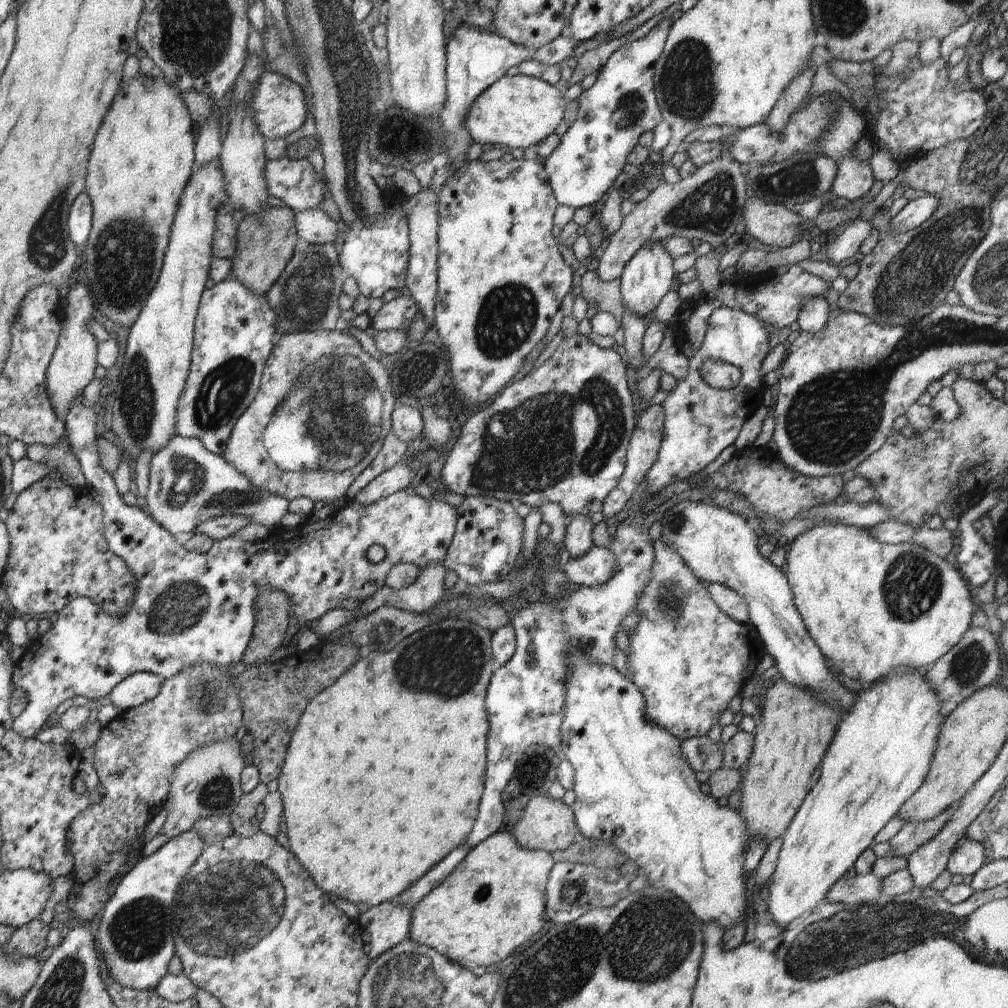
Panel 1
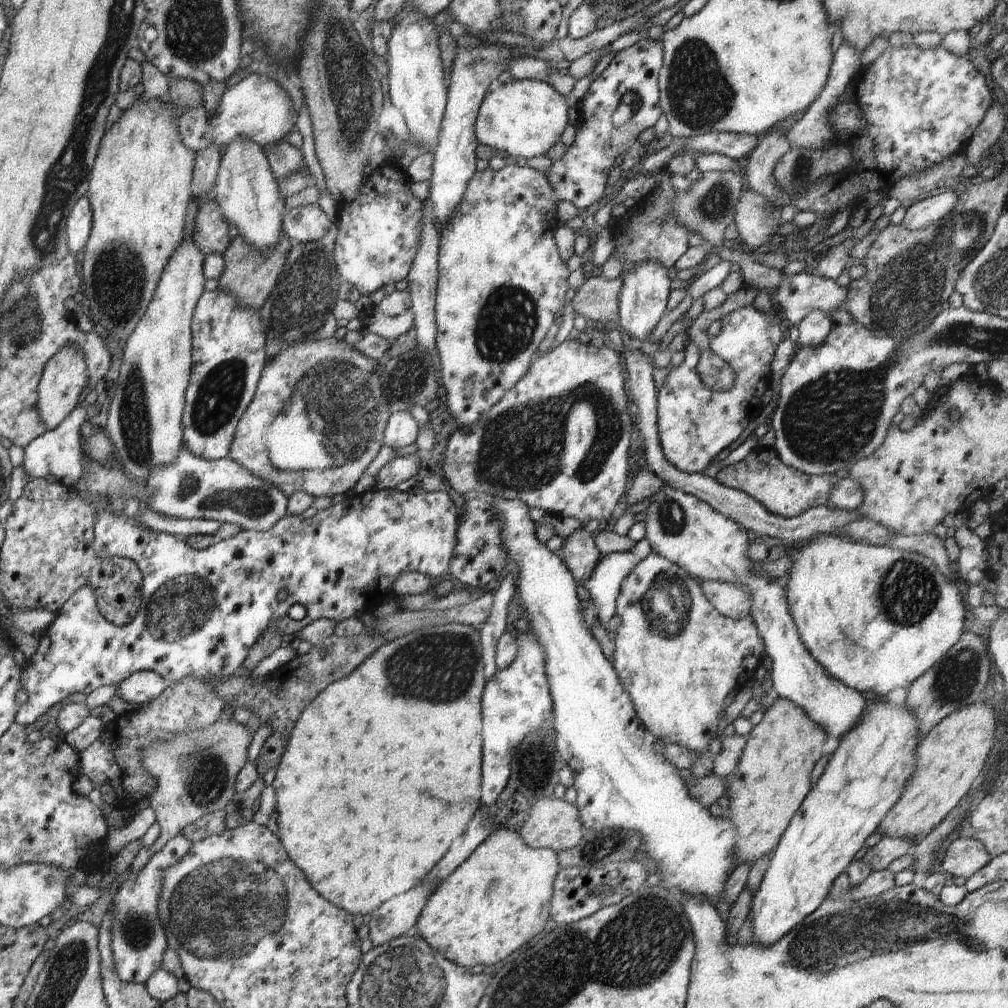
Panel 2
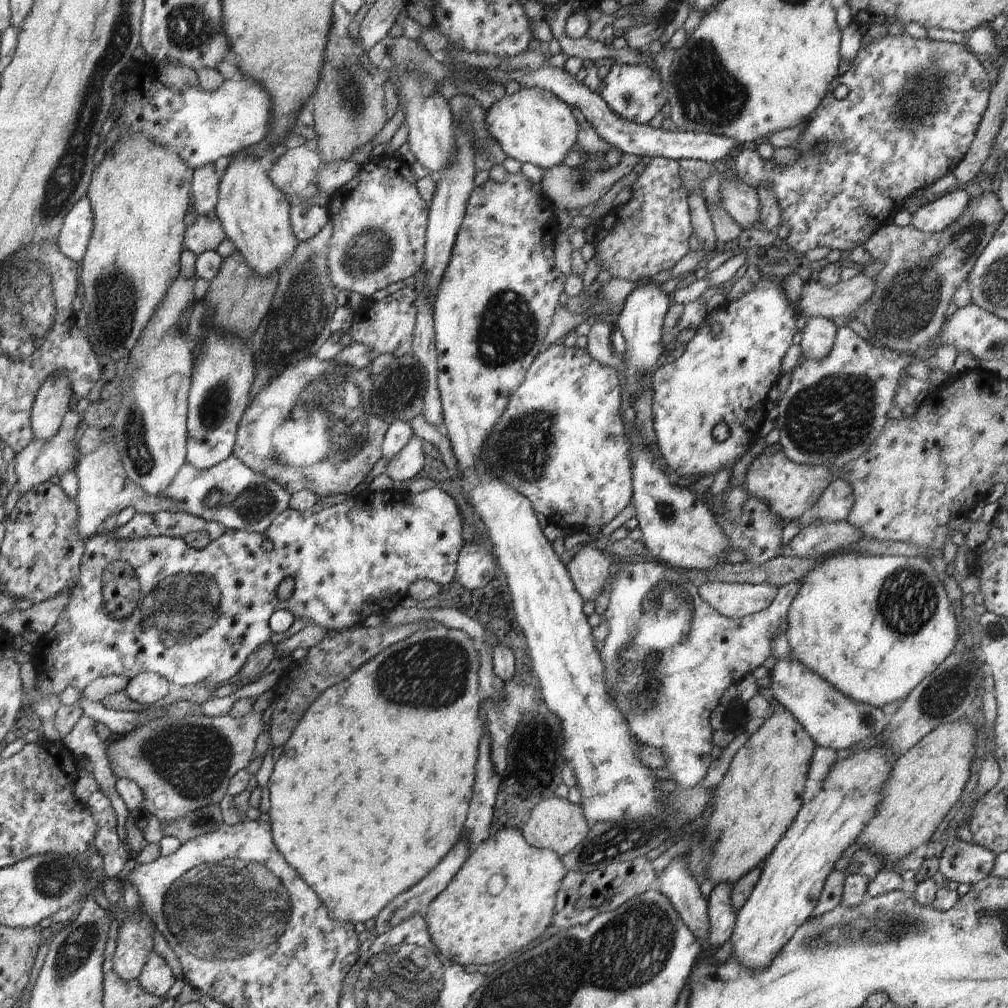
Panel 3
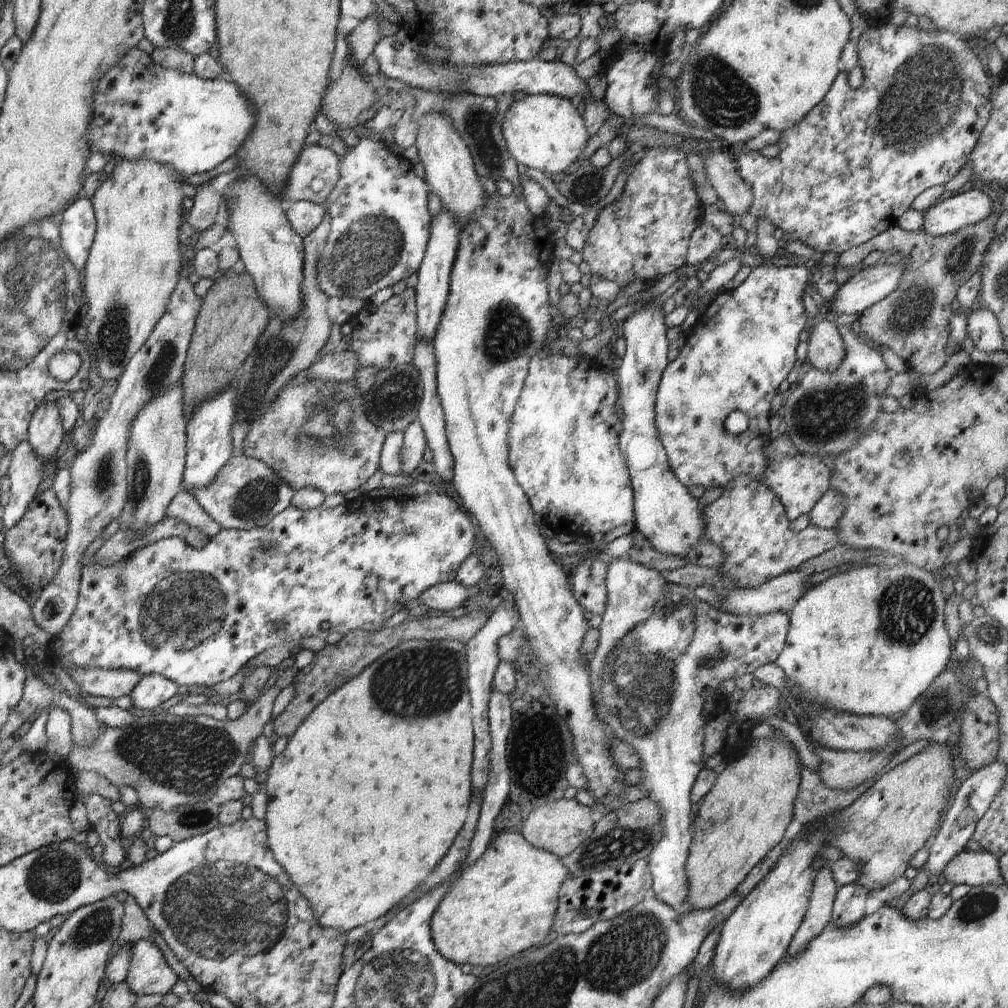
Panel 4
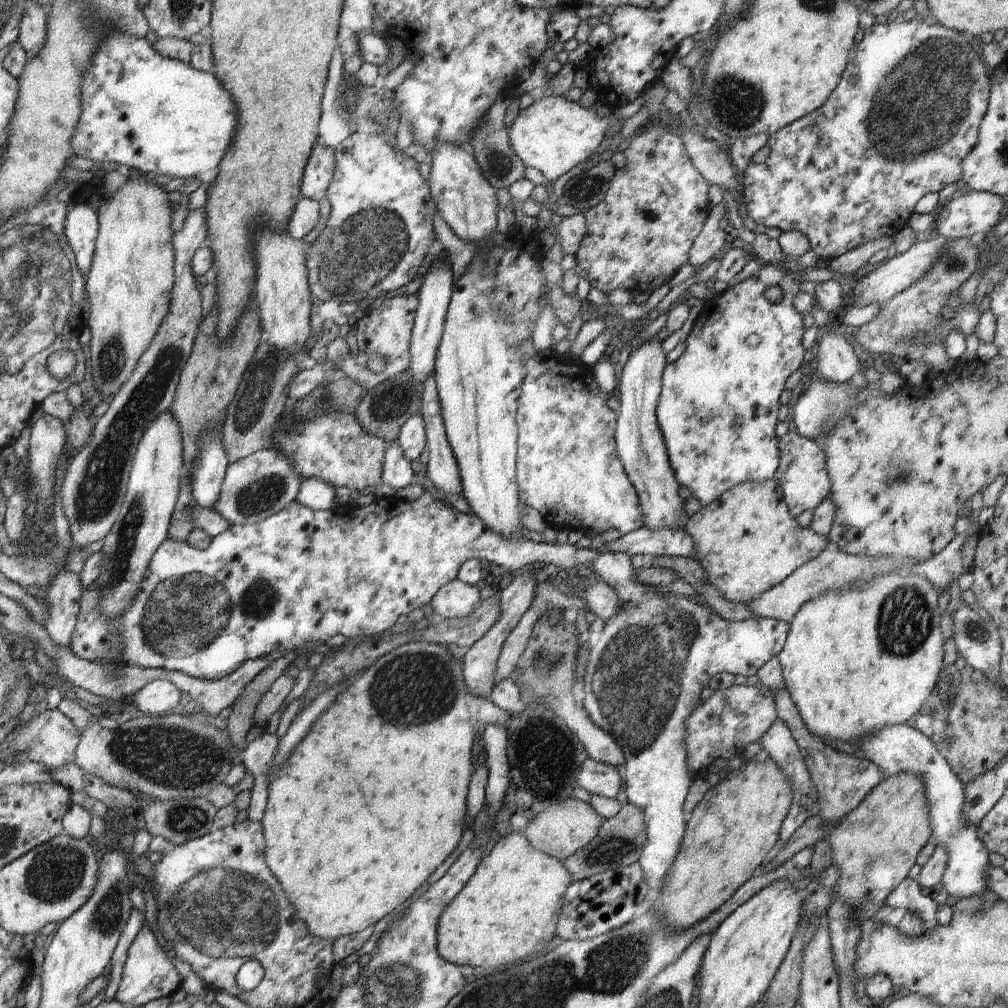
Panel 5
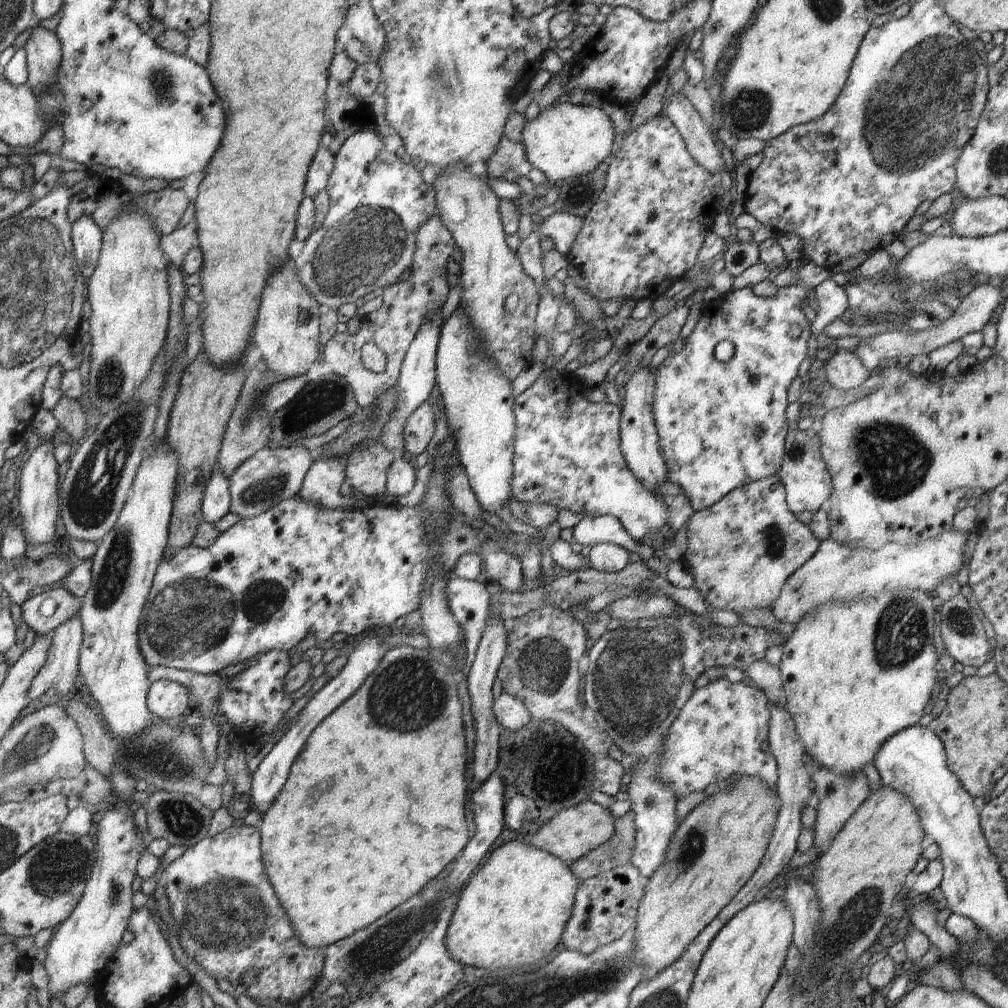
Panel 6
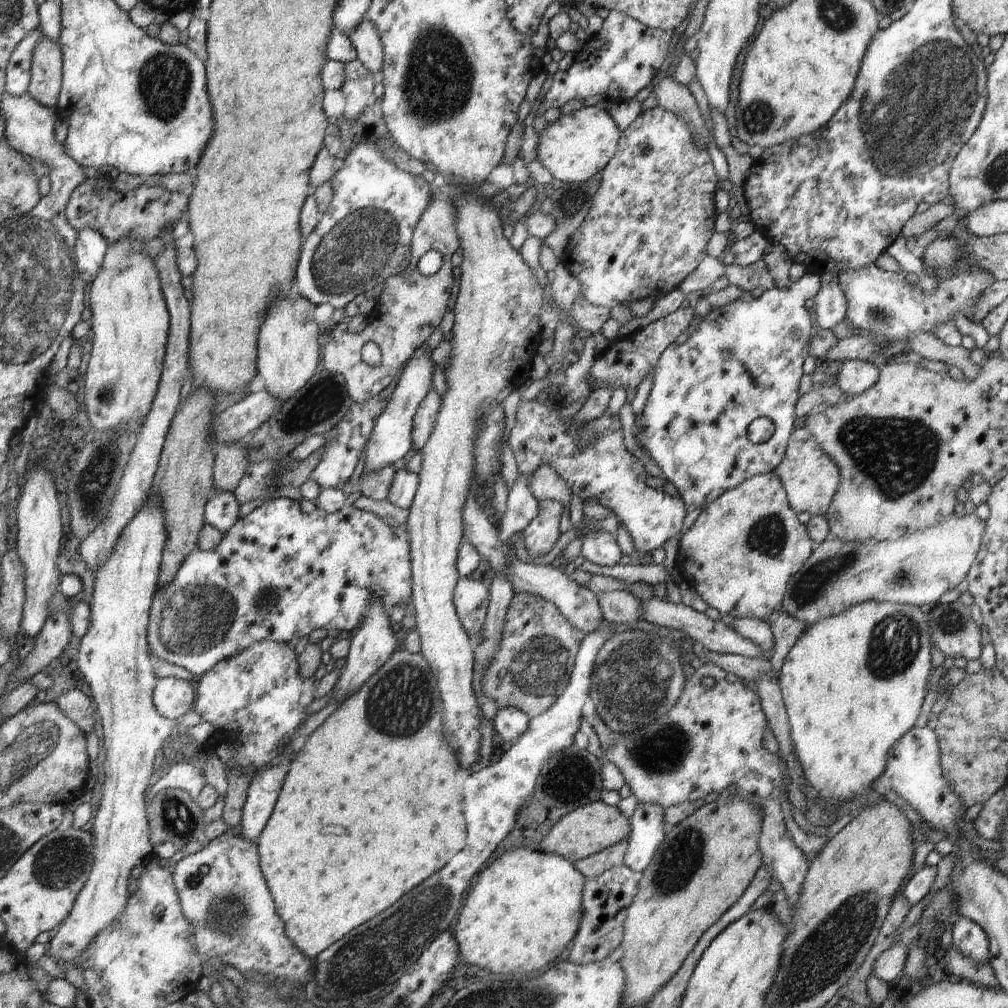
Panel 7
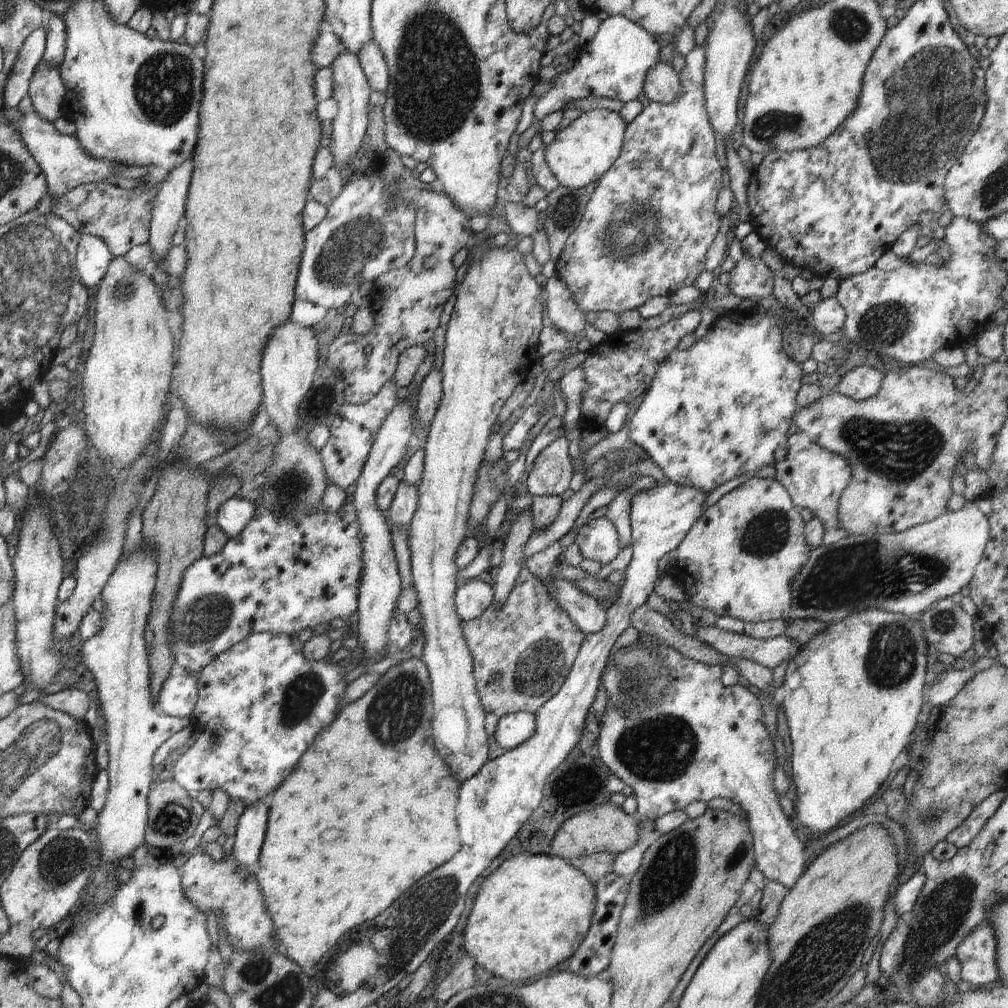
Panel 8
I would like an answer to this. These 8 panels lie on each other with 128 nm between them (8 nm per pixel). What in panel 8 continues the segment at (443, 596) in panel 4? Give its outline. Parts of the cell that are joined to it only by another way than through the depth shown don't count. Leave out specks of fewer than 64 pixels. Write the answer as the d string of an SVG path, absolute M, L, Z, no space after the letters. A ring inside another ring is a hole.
M466 580L454 594L455 611L461 621L469 621L482 616L494 601L494 589L483 581Z

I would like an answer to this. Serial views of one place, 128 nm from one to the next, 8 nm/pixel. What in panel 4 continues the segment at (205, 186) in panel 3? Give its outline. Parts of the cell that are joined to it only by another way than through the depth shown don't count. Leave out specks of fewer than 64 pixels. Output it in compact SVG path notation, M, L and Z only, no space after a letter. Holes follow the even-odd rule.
M203 183L198 186L196 195L193 197L192 210L188 213L188 224L202 232L216 222L218 209L222 195L210 183Z

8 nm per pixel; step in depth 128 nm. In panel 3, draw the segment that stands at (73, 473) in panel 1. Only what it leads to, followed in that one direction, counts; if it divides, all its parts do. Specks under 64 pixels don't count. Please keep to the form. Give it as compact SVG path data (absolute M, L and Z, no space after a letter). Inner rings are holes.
M70 410L63 417L61 428L54 439L46 443L44 440L34 438L21 452L16 453L14 468L16 469L16 476L18 478L16 478L17 482L15 486L20 497L30 492L38 484L47 482L52 476L58 475L58 477L61 477L67 470L75 468L76 462L72 441L75 438L78 424L82 420L82 414L78 413L77 410Z

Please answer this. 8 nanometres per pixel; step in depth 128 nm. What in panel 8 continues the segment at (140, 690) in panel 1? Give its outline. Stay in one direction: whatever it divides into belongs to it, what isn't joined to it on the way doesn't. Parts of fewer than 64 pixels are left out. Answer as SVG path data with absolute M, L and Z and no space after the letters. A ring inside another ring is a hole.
M195 675L170 676L162 684L156 709L171 717L190 717L198 700L198 681Z

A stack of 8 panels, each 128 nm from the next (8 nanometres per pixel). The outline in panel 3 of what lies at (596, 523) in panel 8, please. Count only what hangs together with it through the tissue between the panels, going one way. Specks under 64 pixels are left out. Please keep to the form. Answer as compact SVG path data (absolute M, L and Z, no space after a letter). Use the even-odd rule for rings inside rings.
M635 560L619 567L611 578L609 602L602 616L608 622L608 636L599 644L598 650L605 686L633 738L640 745L649 745L662 753L676 790L695 788L705 778L712 762L714 730L710 715L730 685L746 674L753 674L773 656L773 639L787 630L788 612L800 586L800 581L786 584L778 588L769 608L754 615L730 619L702 601L695 584L688 581L681 570L665 570L656 562ZM685 856L674 858L657 881L656 889L672 904L694 937L705 944L709 937L708 904L699 890L699 880L689 872Z

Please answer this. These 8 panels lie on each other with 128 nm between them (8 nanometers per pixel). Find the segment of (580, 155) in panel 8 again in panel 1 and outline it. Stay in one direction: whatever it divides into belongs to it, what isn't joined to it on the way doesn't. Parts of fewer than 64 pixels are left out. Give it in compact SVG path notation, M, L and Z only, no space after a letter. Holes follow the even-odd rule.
M522 74L512 77L504 75L470 104L464 126L474 143L479 145L502 144L508 148L526 150L528 146L534 146L556 132L562 122L567 102L558 86Z

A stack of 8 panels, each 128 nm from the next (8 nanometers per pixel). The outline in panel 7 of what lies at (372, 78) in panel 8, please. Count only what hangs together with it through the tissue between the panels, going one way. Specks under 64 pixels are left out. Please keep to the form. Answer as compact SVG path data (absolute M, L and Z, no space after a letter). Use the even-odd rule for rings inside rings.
M367 18L361 21L360 26L346 34L353 43L357 53L357 60L372 74L382 75L384 52L376 28Z

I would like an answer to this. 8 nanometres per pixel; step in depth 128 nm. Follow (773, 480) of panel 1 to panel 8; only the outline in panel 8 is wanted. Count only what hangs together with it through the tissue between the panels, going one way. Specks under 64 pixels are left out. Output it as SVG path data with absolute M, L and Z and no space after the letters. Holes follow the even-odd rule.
M798 431L788 437L785 459L775 463L775 479L786 489L796 508L810 510L824 524L824 530L838 530L838 506L844 488L850 484L852 470L844 456L838 456Z

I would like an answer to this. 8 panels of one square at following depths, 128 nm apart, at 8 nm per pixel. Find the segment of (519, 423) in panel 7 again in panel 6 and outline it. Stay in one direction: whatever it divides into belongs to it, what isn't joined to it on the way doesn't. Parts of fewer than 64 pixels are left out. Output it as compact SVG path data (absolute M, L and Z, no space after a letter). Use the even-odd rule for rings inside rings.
M543 372L530 388L515 398L512 498L522 503L549 503L559 510L567 508L588 517L614 516L634 541L642 543L648 534L666 525L669 499L647 490L627 468L619 436L621 408L609 402L590 402L588 388L571 375L547 378L548 373Z

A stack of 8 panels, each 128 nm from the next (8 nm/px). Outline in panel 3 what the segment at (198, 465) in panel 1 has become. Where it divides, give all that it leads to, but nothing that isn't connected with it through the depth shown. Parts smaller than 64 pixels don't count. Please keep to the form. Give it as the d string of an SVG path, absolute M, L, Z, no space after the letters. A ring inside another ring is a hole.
M233 455L206 471L198 471L186 462L163 497L181 501L189 515L215 521L226 530L260 534L266 533L270 524L289 509L291 500L291 495L281 485L251 470Z

